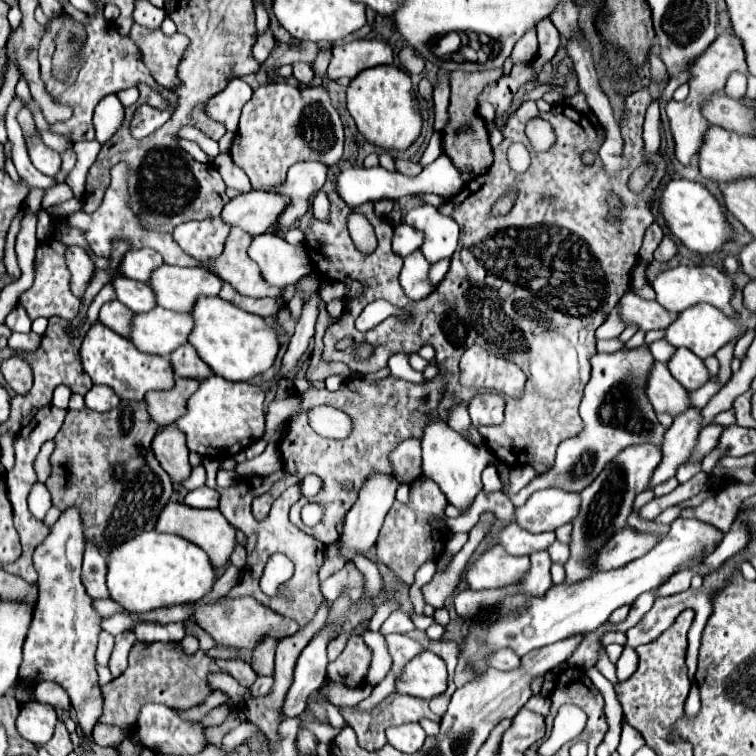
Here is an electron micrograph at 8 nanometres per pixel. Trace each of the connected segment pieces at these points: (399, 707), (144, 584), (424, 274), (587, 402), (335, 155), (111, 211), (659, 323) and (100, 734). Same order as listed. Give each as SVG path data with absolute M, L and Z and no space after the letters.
M398 692L390 694L376 708L368 712L358 712L356 708L350 706L340 706L340 714L344 716L346 724L354 728L360 746L368 750L376 750L386 744L384 730L392 724L398 726L406 722L418 722L420 718L440 720L428 708L428 700L398 694Z
M156 530L142 532L110 550L106 586L110 598L128 612L148 612L164 606L196 602L212 590L216 580L214 568L196 544L176 534Z
M420 250L412 252L404 260L404 268L400 274L400 286L404 294L414 302L426 298L432 292L432 286L428 284L428 268L430 264L424 260L424 256L420 256Z
M648 348L636 350L618 350L614 354L594 354L592 356L592 378L584 388L584 398L580 404L580 418L584 428L578 436L564 440L558 446L554 466L536 476L524 490L510 496L514 506L524 504L524 500L544 488L560 488L564 492L582 492L602 468L612 462L624 448L634 444L654 444L662 448L664 442L664 426L656 420L652 404L644 396L644 376L648 376L648 368L652 368L654 358Z
M278 80L258 88L242 108L230 156L234 164L246 172L252 186L262 188L284 180L286 170L294 162L322 162L328 168L338 164L342 158L342 144L344 126L330 104L326 88L316 86L301 90Z
M116 164L112 168L112 184L108 186L106 194L104 194L104 200L102 204L98 206L96 212L92 214L84 214L84 212L74 212L70 216L62 216L62 218L54 218L56 222L60 220L66 220L68 224L80 228L92 248L92 252L96 256L104 256L108 258L110 256L110 248L112 248L112 240L116 238L126 238L130 240L132 248L144 248L144 246L150 246L154 248L156 252L162 254L162 234L160 232L148 232L144 228L140 228L140 222L138 218L132 214L132 210L128 208L128 192L126 192L126 172L128 168L124 164Z
M632 290L624 292L624 296L620 298L620 320L626 326L636 324L638 330L644 332L664 330L668 324L672 324L674 318L676 314L664 312L664 308L656 304L656 300L644 300Z
M96 724L94 732L92 732L92 738L98 746L114 746L114 744L120 744L124 740L126 732L122 728L116 728L116 726L106 726L106 724Z

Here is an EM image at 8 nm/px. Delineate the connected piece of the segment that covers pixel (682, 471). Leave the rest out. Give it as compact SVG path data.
M682 464L682 466L678 468L678 472L676 472L676 478L678 478L680 484L684 484L684 482L688 482L692 476L696 476L698 472L700 472L700 464Z

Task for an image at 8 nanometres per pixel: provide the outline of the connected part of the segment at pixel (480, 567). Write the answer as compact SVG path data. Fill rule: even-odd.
M494 544L466 568L466 580L472 590L502 588L516 584L516 580L528 572L528 564L528 556L510 556L504 552L504 548L500 548L500 544Z

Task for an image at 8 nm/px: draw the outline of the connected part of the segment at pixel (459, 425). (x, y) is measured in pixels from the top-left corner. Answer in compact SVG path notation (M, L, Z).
M454 404L448 412L448 424L452 424L452 430L464 434L464 428L468 428L468 424L470 424L466 408L460 406L460 404Z

